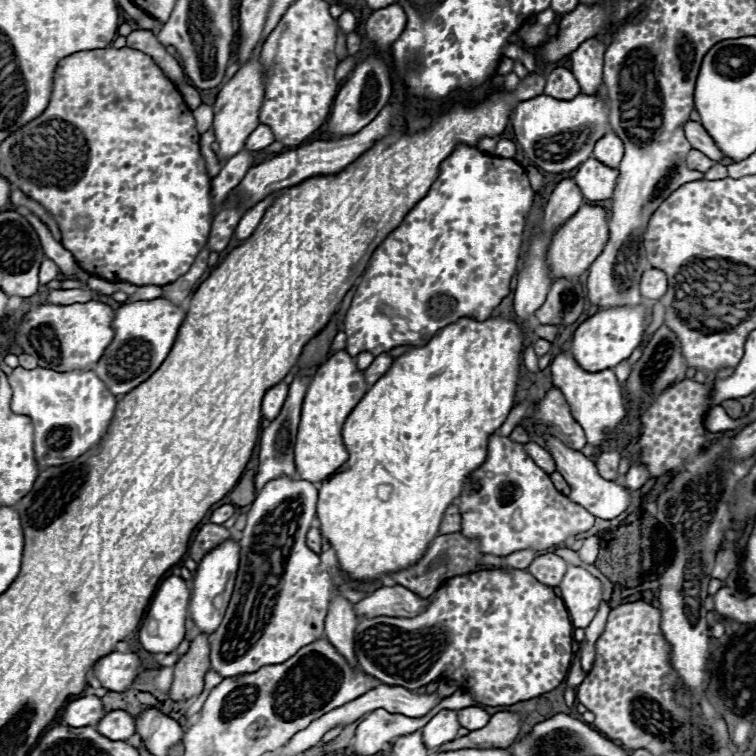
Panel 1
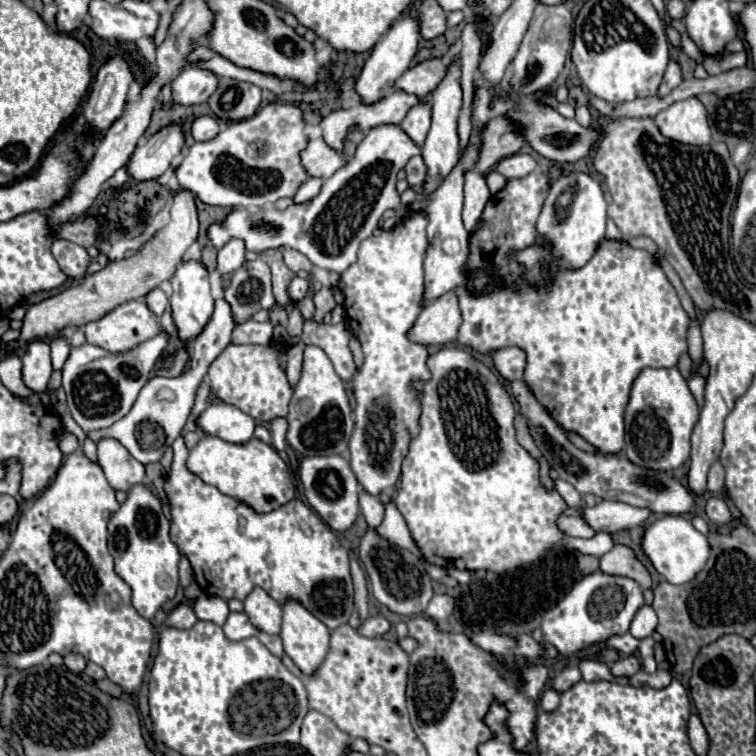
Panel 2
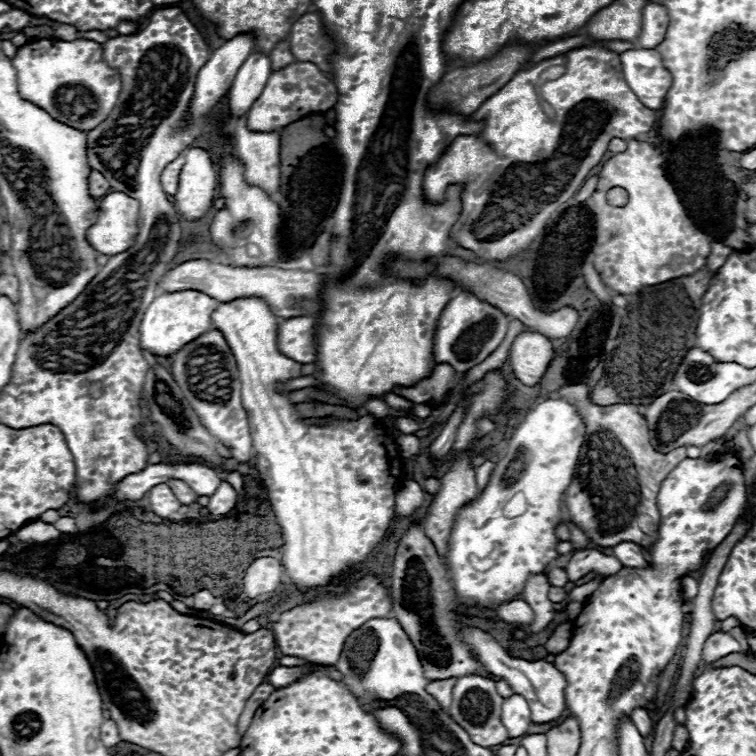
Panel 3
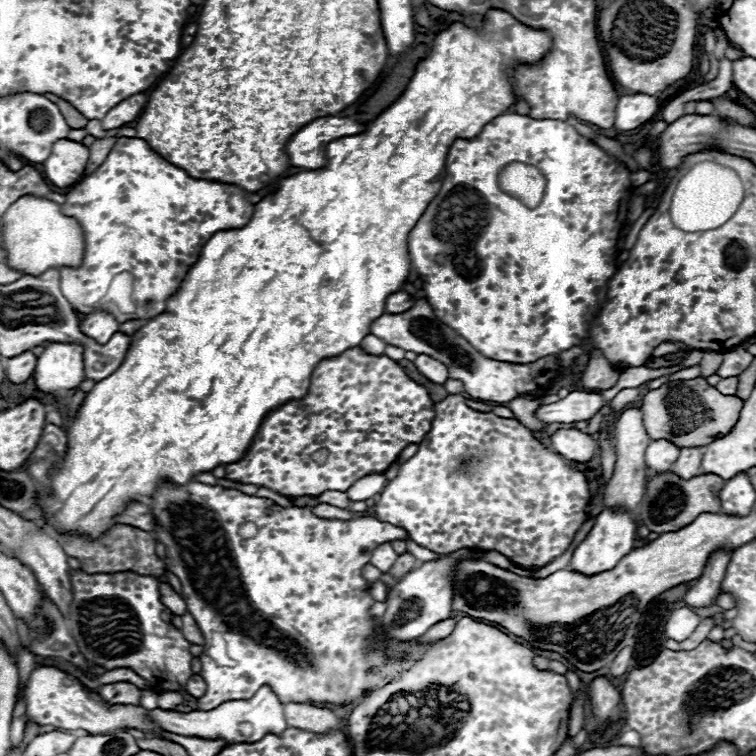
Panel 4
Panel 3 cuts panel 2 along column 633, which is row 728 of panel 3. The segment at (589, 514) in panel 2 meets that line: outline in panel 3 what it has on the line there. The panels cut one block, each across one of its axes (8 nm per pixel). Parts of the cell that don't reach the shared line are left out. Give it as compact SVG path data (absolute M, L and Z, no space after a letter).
M518 694L510 696L502 704L502 716L500 716L500 720L502 720L504 728L508 730L510 738L524 736L526 730L528 730L528 726L532 724L528 702L522 696L518 696Z

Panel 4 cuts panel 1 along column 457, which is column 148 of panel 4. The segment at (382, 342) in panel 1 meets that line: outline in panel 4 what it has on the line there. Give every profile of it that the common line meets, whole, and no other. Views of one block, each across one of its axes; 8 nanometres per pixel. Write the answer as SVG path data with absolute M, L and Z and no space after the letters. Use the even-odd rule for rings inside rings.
M118 138L102 166L92 176L82 178L78 184L72 186L72 190L66 194L66 204L62 206L62 212L78 220L78 224L84 228L86 238L84 264L78 270L60 270L60 290L64 298L78 314L106 310L118 321L124 322L152 320L158 314L164 314L168 298L178 292L186 272L198 262L202 246L218 230L246 226L254 214L254 204L248 200L248 194L236 186L190 178L184 170L168 164L156 152L152 152L148 144L140 138ZM120 272L134 274L130 296L132 304L124 306L114 298L108 298L110 282Z

